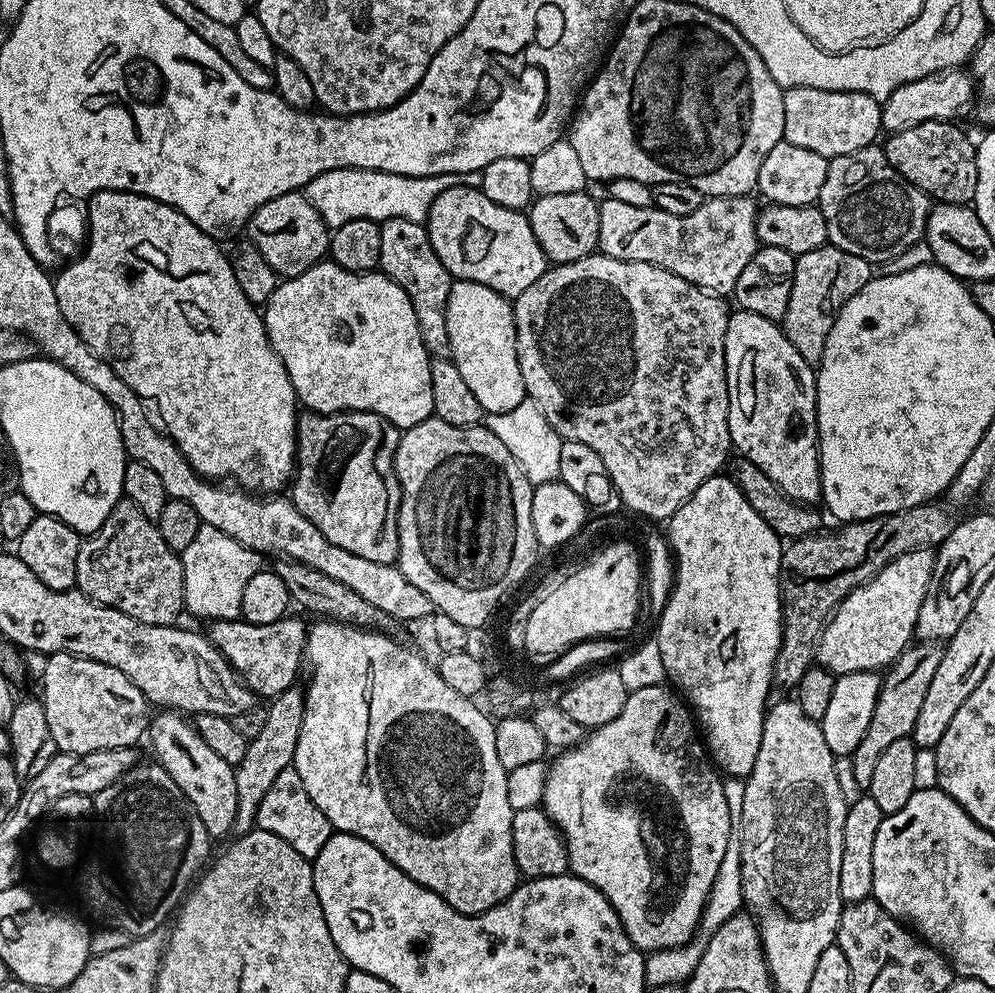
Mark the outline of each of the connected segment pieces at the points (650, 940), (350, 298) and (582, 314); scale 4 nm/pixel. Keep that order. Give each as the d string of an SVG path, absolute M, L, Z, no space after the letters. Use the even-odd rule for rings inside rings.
M664 684L642 686L642 690L628 693L622 706L622 714L618 714L614 722L606 722L606 726L591 729L583 744L565 748L557 756L560 757L548 764L542 807L553 824L560 829L560 835L564 837L571 875L590 882L590 886L594 886L607 898L610 906L614 906L630 942L634 942L634 946L641 952L645 954L661 952L667 948L681 948L687 944L697 935L704 907L708 905L708 896L712 892L714 882L718 878L718 870L726 856L727 842L734 836L734 813L728 809L724 780L706 751L706 745L689 705L671 687Z
M325 258L320 263L310 266L310 270L306 270L302 274L281 279L276 285L274 294L268 299L268 303L263 305L262 315L268 331L268 340L271 342L273 350L282 358L282 362L290 374L290 382L296 391L296 399L305 409L313 412L373 412L401 430L418 426L418 422L427 420L429 416L433 415L434 394L430 390L432 360L422 342L414 306L410 302L406 290L402 290L402 286L398 286L383 272L379 270L351 272L335 264L332 259Z
M593 254L582 258L578 262L557 264L549 267L548 271L542 274L542 278L538 278L538 282L534 282L534 286L522 290L522 294L515 297L516 349L518 350L518 358L520 359L522 382L524 383L527 399L533 400L544 411L546 422L550 422L550 426L554 426L554 430L559 434L561 441L582 442L586 446L590 446L590 450L594 450L594 454L598 454L598 458L602 458L602 466L606 466L606 474L610 474L613 489L619 494L621 505L625 509L629 508L630 511L637 512L640 516L649 516L650 519L661 520L661 522L667 521L696 493L698 486L702 486L702 482L706 482L711 476L717 475L723 469L720 467L723 466L724 459L726 459L726 464L726 461L729 459L728 452L731 453L733 451L730 430L728 429L728 375L726 374L726 330L728 329L730 308L727 308L724 303L726 303L725 297L717 296L715 292L707 292L704 288L694 286L690 282L686 282L686 278L678 278L678 274L674 274L662 266L651 264L650 262L619 260L618 258L610 258L603 254Z

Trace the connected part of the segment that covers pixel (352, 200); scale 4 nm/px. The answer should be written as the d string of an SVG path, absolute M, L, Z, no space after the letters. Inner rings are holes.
M339 168L318 174L310 183L304 185L304 197L310 201L318 214L324 219L329 229L346 226L346 222L354 222L358 218L383 222L390 218L406 218L415 224L424 224L430 214L430 206L434 206L434 198L442 194L442 190L450 190L454 186L479 188L482 172L463 172L462 174L442 174L441 176L403 176L378 170L362 170L361 168Z

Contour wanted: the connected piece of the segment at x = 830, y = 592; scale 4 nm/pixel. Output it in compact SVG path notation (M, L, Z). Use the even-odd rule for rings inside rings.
M940 502L919 504L894 514L879 516L873 520L854 520L839 525L837 532L821 530L814 536L803 536L797 540L787 541L780 554L780 609L784 612L784 633L776 659L776 666L772 671L773 681L777 685L789 684L795 686L800 683L802 674L813 667L816 654L816 644L824 625L828 623L829 616L835 612L836 607L858 586L862 586L870 578L874 578L894 558L919 548L940 547L946 538L950 538L950 530L958 523L957 517L948 516L946 509Z

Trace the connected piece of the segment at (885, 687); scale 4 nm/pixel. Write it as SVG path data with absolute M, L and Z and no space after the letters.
M916 642L905 648L904 653L896 659L883 673L880 681L878 702L874 702L874 714L870 714L870 726L866 726L866 734L862 734L862 742L851 754L854 766L855 781L862 790L870 786L870 777L874 774L874 765L878 758L898 738L909 738L914 730L914 722L922 710L922 701L926 699L926 690L938 670L938 662L942 662L943 647L936 642Z

